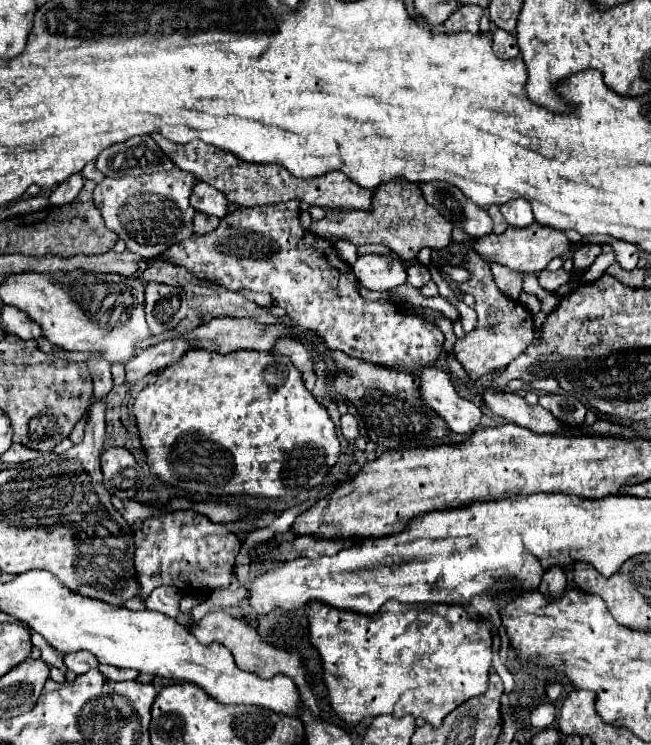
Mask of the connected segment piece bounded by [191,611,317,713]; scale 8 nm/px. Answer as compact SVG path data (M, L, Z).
M215 611L215 613L207 613L199 625L191 625L191 633L199 639L199 643L203 645L211 645L211 643L219 643L223 647L227 647L235 659L235 663L243 669L243 671L251 671L259 677L275 677L277 673L281 675L287 675L289 679L295 681L297 689L299 689L299 695L301 695L301 701L311 707L315 713L317 713L317 703L315 703L315 697L311 693L311 687L307 683L307 669L305 669L305 663L301 659L299 653L289 653L289 651L283 651L283 649L277 649L273 645L269 645L267 641L261 639L261 635L255 631L255 627L227 615L225 611Z

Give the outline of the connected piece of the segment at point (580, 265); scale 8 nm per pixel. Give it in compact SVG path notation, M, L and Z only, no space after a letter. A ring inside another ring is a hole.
M585 245L573 253L573 269L585 269L593 263L593 259L595 257L587 257L587 245Z

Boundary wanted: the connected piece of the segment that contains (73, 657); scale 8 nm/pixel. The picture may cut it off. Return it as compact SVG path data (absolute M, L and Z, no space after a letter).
M75 651L75 653L65 655L65 665L67 665L67 669L81 675L81 673L87 673L89 669L97 667L99 661L95 659L95 655L91 655L87 651Z

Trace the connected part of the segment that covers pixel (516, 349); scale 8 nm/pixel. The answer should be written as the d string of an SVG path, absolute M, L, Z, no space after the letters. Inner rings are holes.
M469 251L463 267L471 275L467 281L459 283L459 291L469 293L477 299L475 311L477 311L479 319L477 319L477 325L471 333L457 337L455 347L453 347L453 355L461 363L465 373L475 381L487 373L505 369L513 359L517 359L527 349L527 345L535 339L535 333L533 333L533 315L521 303L509 299L507 295L503 295L497 289L493 275L491 275L491 269L489 269L489 263L485 263L475 251Z

